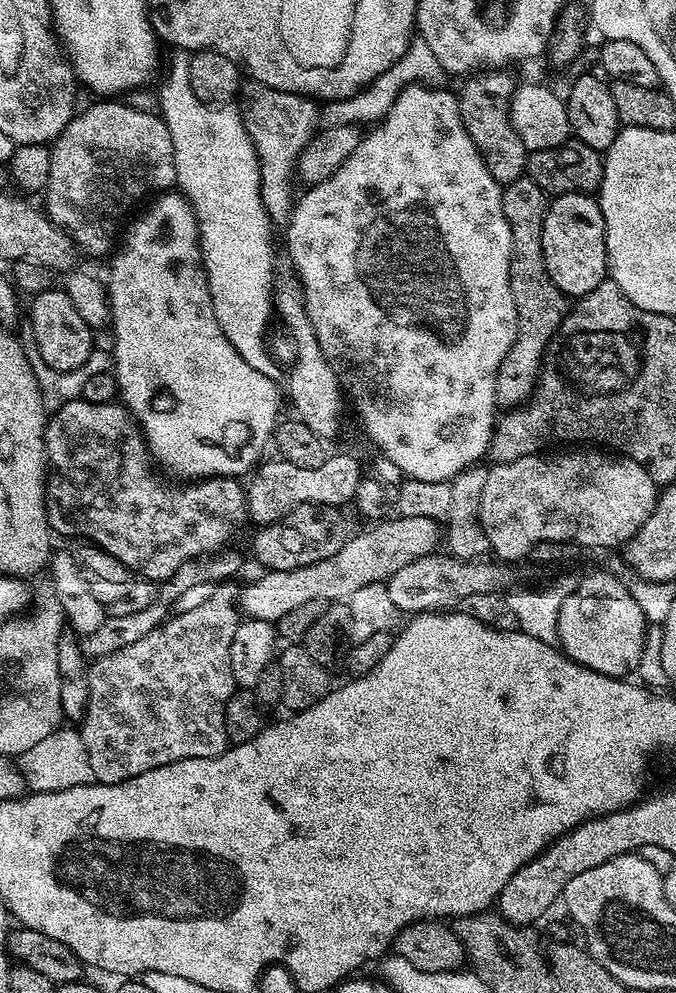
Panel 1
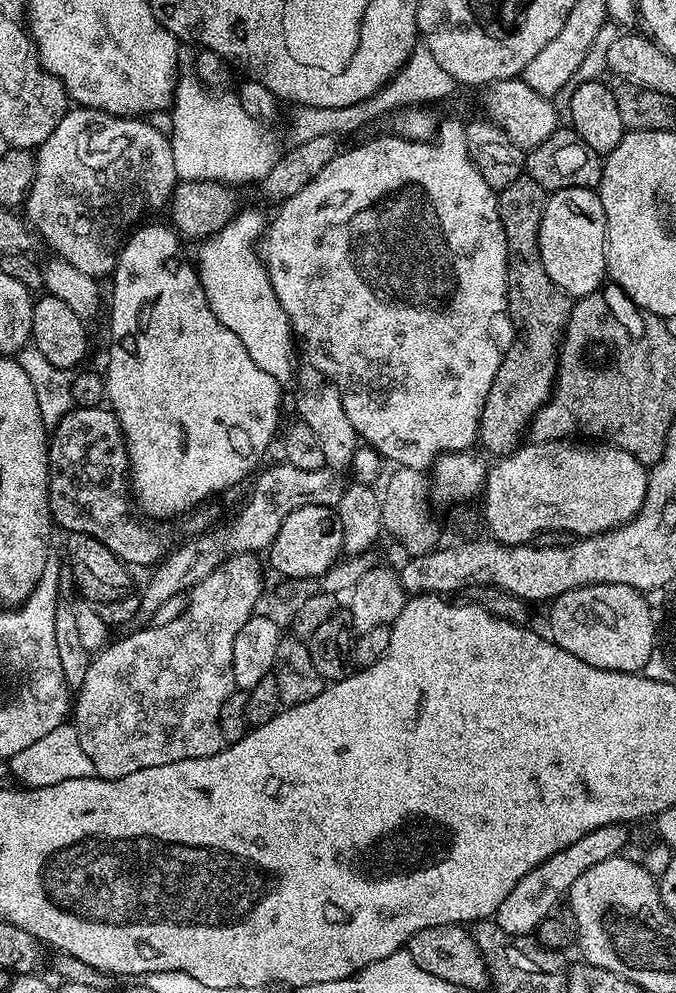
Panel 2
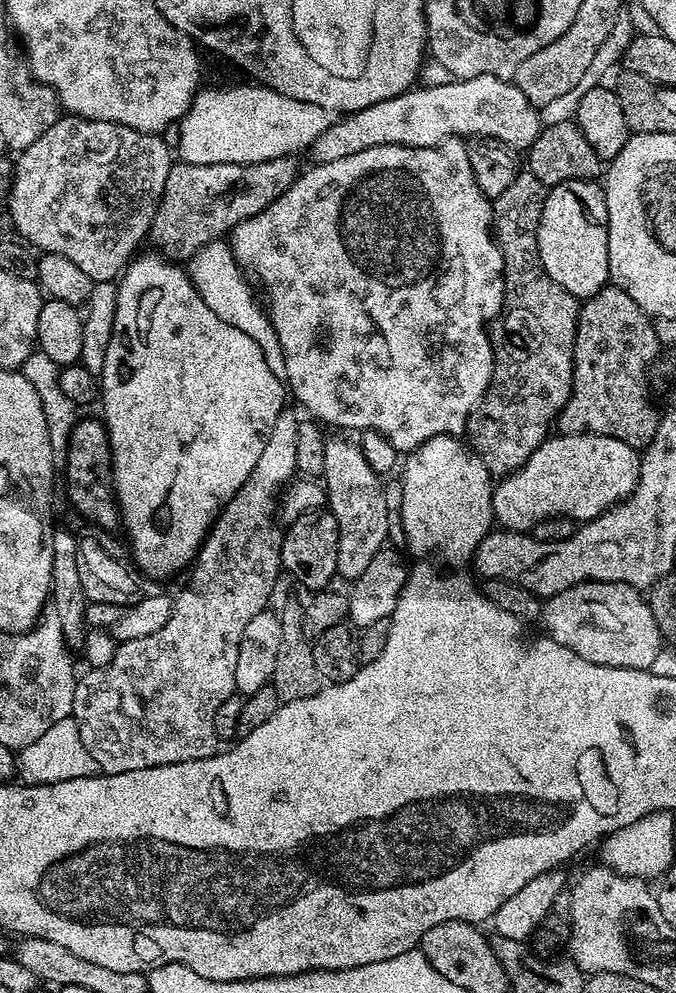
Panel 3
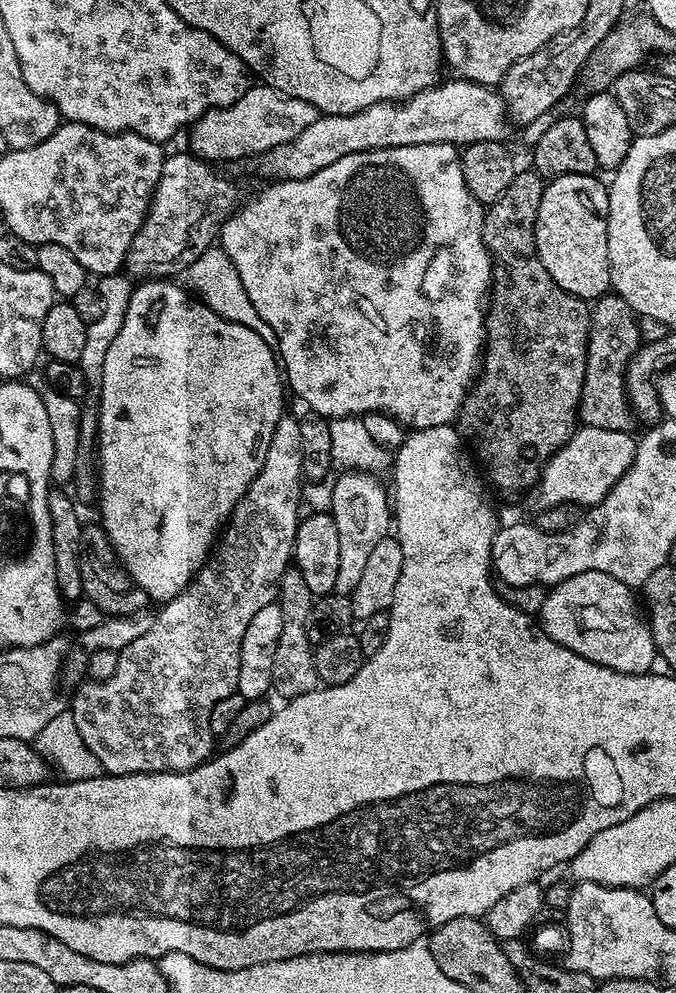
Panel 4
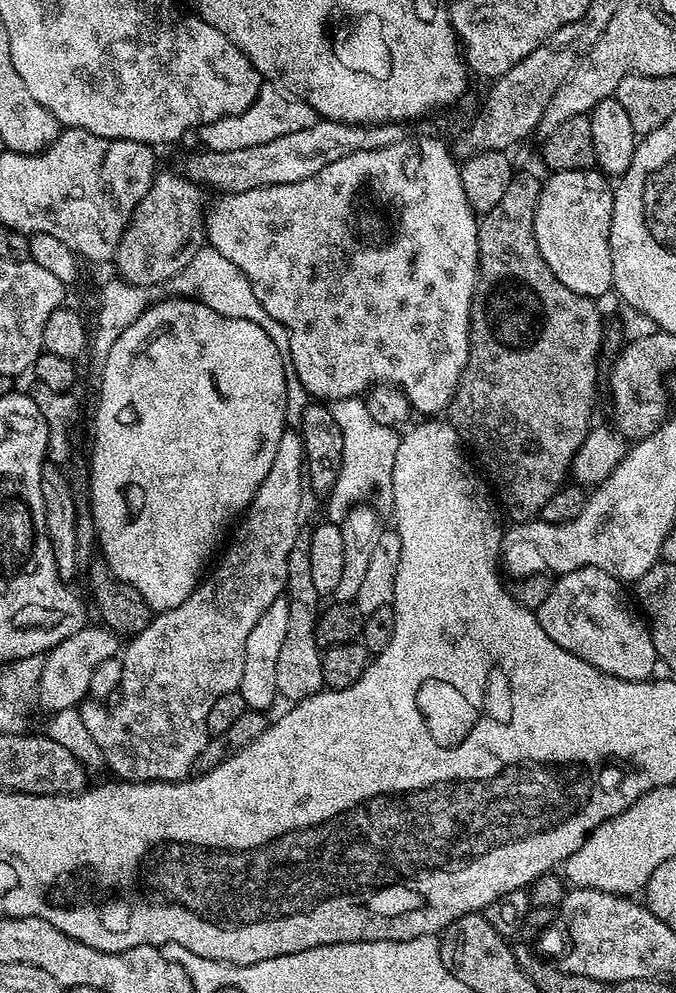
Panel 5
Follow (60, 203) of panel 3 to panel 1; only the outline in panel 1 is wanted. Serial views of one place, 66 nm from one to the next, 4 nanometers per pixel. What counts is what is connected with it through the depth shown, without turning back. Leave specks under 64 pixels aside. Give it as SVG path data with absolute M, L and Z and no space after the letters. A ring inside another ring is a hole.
M104 98L96 102L100 104L81 107L50 148L50 172L42 189L42 208L83 255L85 252L88 256L107 257L113 251L114 241L125 223L124 215L143 196L151 197L176 188L174 146L170 142L170 130L166 122L155 111L143 112L140 108L131 108L120 102L116 98Z

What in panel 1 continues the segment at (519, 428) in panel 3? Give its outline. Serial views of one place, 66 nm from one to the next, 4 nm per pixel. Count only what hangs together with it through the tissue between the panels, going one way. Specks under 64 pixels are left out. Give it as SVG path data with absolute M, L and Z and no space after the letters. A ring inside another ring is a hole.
M526 174L503 185L503 189L502 210L506 214L506 222L510 222L512 239L510 290L514 294L518 331L512 349L506 358L502 358L502 366L496 375L496 403L501 409L511 410L531 396L540 366L544 363L544 352L564 320L570 300L550 278L546 258L542 254L542 226L548 213L549 197Z

